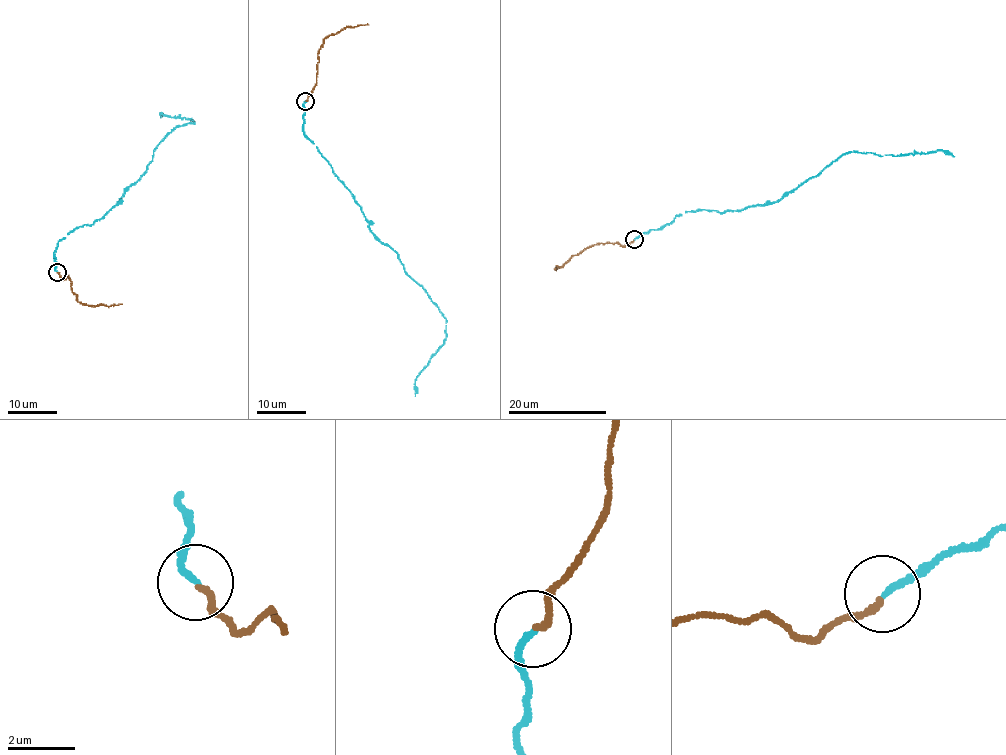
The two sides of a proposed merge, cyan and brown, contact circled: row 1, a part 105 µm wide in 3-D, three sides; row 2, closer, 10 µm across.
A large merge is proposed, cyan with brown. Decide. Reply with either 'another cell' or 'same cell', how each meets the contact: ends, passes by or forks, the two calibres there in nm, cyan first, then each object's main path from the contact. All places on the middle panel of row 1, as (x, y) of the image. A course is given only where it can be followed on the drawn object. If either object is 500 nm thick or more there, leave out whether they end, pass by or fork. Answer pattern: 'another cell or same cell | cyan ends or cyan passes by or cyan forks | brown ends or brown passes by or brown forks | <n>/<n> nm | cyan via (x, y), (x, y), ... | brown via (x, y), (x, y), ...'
same cell | cyan ends | brown ends | 180/190 nm | cyan via (305, 101), (306, 137), (351, 192), (371, 233), (397, 254), (446, 319), (444, 344), (415, 380), (415, 396) | brown via (305, 101), (316, 82), (317, 53), (323, 40), (346, 27), (368, 24)

